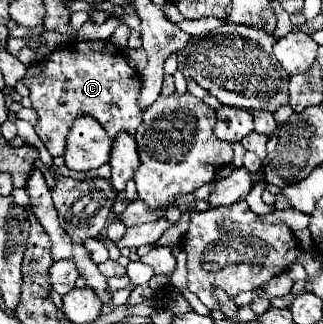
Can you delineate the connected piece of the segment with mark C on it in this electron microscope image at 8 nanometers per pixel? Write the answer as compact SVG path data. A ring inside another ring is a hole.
M96 40L54 50L48 62L30 64L22 82L28 86L32 108L38 112L36 134L50 156L64 154L66 134L74 124L74 118L80 118L82 114L96 118L110 138L116 138L122 130L134 134L142 122L142 110L136 102L142 86L140 74L130 68L126 54L110 40Z

